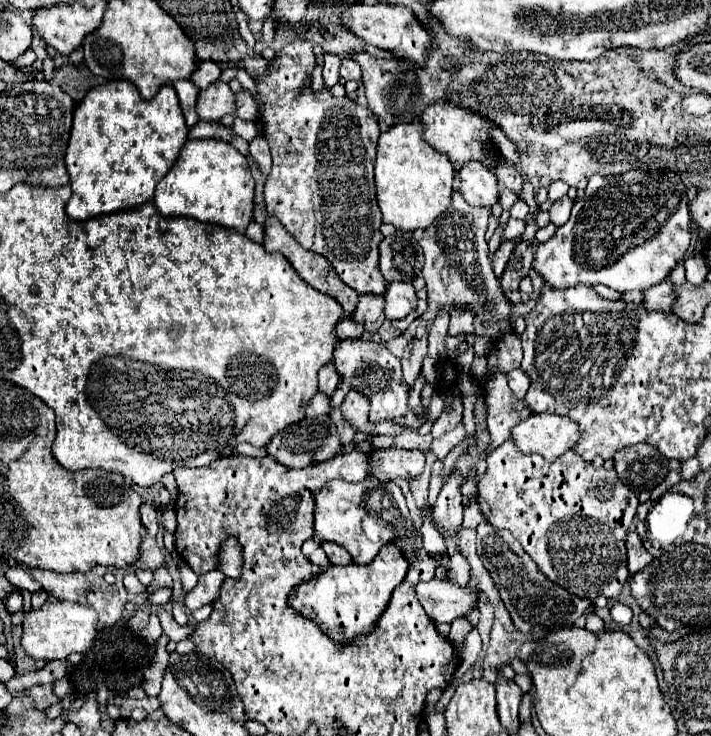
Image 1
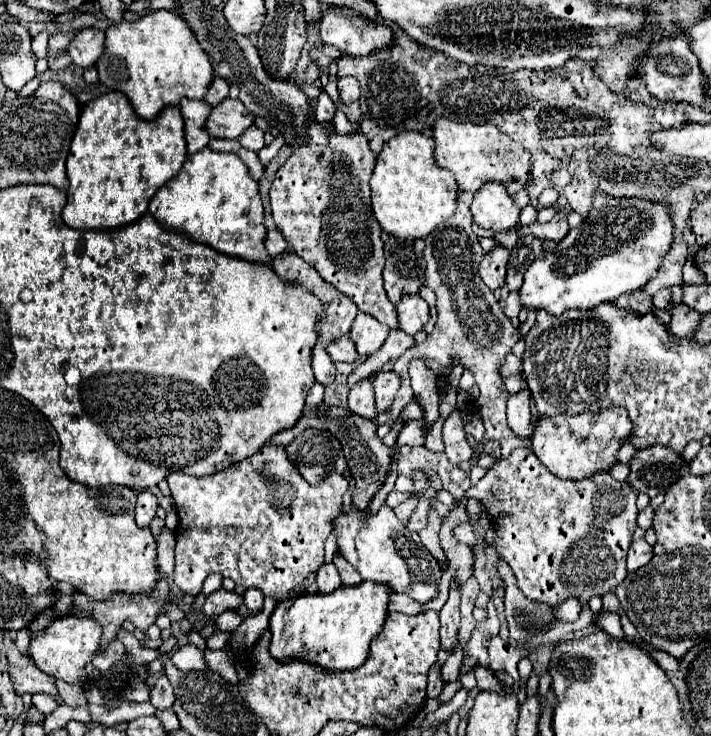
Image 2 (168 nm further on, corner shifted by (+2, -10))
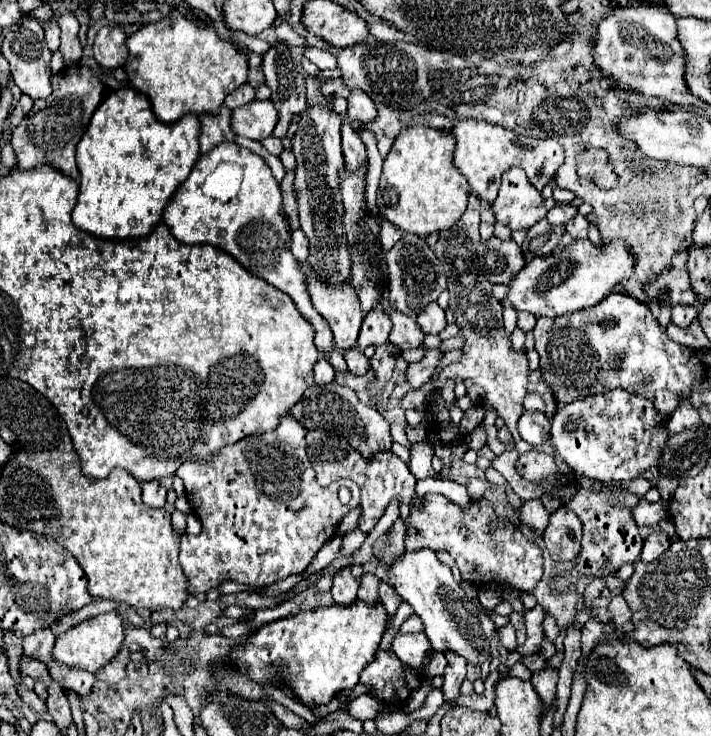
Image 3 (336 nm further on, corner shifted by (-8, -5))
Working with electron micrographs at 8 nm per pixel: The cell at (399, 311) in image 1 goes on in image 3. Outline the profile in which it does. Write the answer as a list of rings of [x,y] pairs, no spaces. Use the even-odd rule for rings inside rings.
[[[430,302],[418,314],[416,322],[424,334],[438,334],[446,326],[446,316],[444,316],[444,310],[438,306],[438,302]]]

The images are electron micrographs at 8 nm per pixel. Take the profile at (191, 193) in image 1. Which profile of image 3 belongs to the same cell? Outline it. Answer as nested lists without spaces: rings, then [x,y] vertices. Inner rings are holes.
[[[222,142],[220,146],[214,146],[208,154],[202,154],[198,158],[190,176],[174,192],[174,196],[170,198],[170,202],[164,208],[162,220],[166,222],[166,226],[170,226],[170,232],[180,242],[218,246],[220,250],[234,256],[246,270],[250,270],[258,278],[264,278],[268,284],[276,286],[278,290],[286,292],[294,300],[300,314],[312,322],[312,326],[316,330],[316,338],[314,338],[316,348],[322,350],[324,354],[330,354],[330,350],[336,348],[328,322],[314,310],[314,306],[306,294],[304,274],[300,270],[298,260],[294,260],[294,256],[290,252],[290,228],[288,228],[284,212],[282,212],[280,188],[262,158],[258,158],[256,154],[252,154],[246,148],[240,148],[234,142]]]

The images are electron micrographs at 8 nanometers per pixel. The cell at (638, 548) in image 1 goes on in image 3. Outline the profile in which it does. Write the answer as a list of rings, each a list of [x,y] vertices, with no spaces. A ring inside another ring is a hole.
[[[652,532],[646,540],[644,540],[644,548],[640,554],[642,562],[652,562],[656,560],[666,548],[670,546],[670,538],[664,532]]]

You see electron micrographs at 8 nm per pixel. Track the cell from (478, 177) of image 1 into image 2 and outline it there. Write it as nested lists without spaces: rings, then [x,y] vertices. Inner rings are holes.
[[[486,183],[476,195],[474,203],[470,207],[474,221],[484,229],[498,231],[510,231],[518,227],[520,207],[514,203],[512,195],[506,191],[502,183]]]

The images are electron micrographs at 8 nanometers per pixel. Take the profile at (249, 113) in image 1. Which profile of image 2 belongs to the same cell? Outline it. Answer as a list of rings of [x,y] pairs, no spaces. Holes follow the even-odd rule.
[[[252,125],[238,141],[250,151],[260,151],[264,147],[264,131],[258,129],[256,125]]]

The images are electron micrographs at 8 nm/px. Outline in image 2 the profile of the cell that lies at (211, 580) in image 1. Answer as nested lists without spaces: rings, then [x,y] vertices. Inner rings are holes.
[[[218,589],[218,591],[214,591],[212,595],[206,597],[202,613],[206,617],[218,617],[224,611],[236,611],[242,603],[244,603],[244,597],[240,597],[238,593],[226,591],[226,589]]]

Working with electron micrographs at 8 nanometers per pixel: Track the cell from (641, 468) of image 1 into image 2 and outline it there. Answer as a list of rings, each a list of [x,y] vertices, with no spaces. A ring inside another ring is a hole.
[[[648,447],[642,449],[630,463],[628,483],[638,491],[650,497],[664,493],[676,479],[682,477],[682,467],[686,471],[686,461],[676,451],[668,451],[668,447]]]

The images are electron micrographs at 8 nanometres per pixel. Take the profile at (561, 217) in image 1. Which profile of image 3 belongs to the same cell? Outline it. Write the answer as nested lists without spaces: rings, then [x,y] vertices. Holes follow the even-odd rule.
[[[576,214],[568,224],[566,232],[572,234],[572,238],[586,238],[588,236],[588,220],[582,214]]]

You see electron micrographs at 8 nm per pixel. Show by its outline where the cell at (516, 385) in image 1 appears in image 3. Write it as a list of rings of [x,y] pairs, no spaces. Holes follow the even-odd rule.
[[[524,410],[520,420],[518,420],[518,432],[522,440],[526,440],[532,446],[540,446],[548,442],[550,434],[550,420],[546,418],[544,412],[540,410]]]

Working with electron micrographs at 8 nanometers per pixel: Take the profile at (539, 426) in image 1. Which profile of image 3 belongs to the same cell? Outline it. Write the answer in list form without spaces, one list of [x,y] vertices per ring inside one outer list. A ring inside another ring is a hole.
[[[616,388],[560,406],[552,418],[550,438],[556,456],[566,462],[574,474],[606,484],[626,482],[636,478],[638,472],[658,466],[662,446],[668,438],[666,420],[668,418],[658,418],[650,400]]]

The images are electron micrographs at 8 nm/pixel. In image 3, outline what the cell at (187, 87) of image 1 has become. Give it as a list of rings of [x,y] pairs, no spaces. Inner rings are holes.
[[[222,106],[218,114],[200,114],[200,152],[206,154],[220,142],[232,142],[234,132],[230,128],[230,110]]]

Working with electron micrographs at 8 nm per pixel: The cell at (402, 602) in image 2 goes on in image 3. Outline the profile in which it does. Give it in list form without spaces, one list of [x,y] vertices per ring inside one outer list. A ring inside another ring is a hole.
[[[380,582],[378,596],[380,596],[380,602],[386,606],[386,610],[388,610],[390,616],[394,616],[396,610],[398,610],[398,606],[404,602],[388,582]]]

